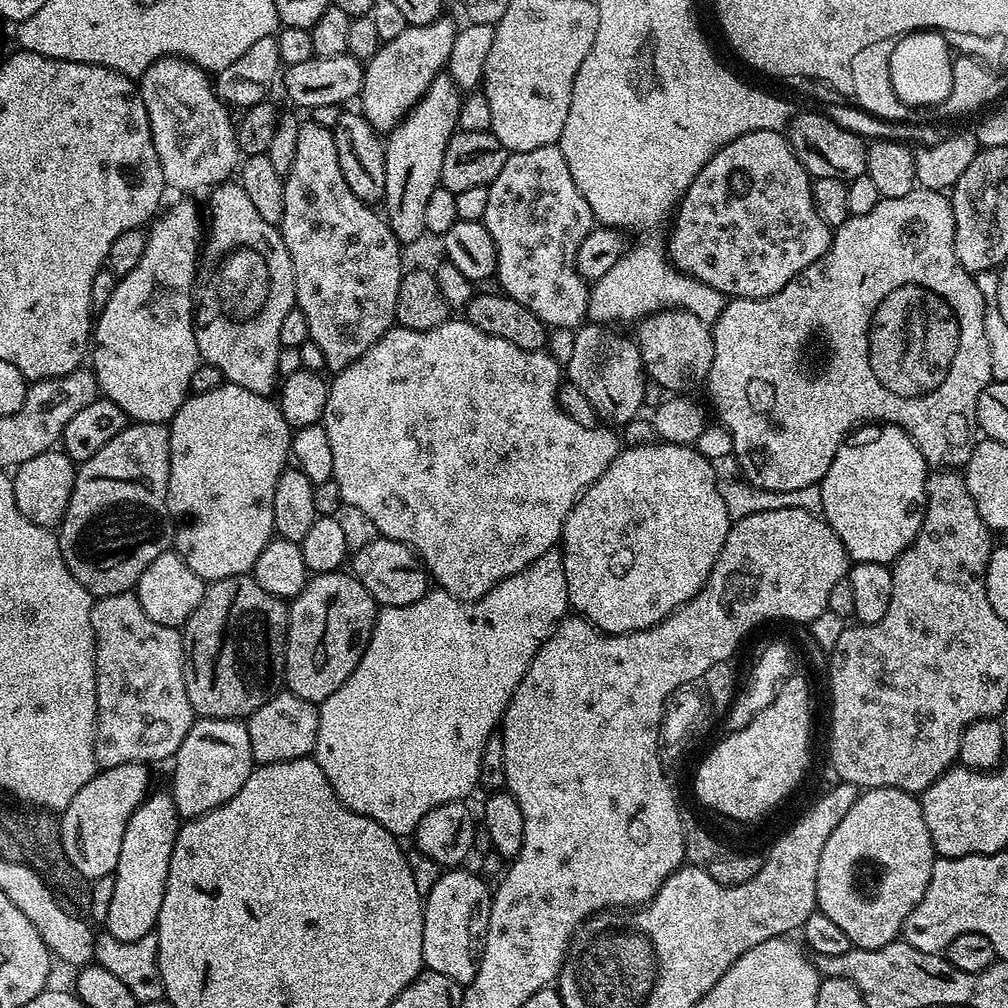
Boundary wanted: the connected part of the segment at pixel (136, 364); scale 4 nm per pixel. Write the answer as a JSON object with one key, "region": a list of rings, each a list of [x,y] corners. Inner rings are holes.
{"region":[[[180,198],[180,201],[173,208],[165,207],[151,221],[150,227],[147,229],[148,237],[146,238],[146,246],[142,250],[142,258],[138,258],[138,266],[134,266],[134,270],[130,270],[130,274],[117,279],[114,294],[110,294],[110,302],[106,302],[106,306],[99,309],[94,320],[94,347],[90,352],[90,364],[92,360],[90,371],[96,377],[97,389],[102,393],[103,399],[122,406],[122,410],[128,415],[129,421],[137,424],[168,424],[173,414],[188,399],[190,395],[190,374],[194,374],[194,370],[202,363],[200,351],[196,345],[196,329],[194,327],[194,285],[198,279],[196,259],[201,259],[202,256],[202,212],[201,209],[199,212],[188,200],[191,199]]]}

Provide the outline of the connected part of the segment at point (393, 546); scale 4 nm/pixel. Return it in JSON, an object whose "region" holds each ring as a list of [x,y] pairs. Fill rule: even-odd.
{"region":[[[377,535],[376,539],[366,542],[366,546],[351,553],[350,572],[358,582],[362,582],[362,586],[366,586],[377,605],[386,608],[410,606],[410,602],[418,602],[418,598],[430,591],[430,577],[423,560],[402,542],[382,535]]]}

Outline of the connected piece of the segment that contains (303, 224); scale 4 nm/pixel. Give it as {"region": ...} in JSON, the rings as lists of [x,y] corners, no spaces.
{"region":[[[301,123],[298,130],[298,151],[294,153],[294,166],[290,166],[290,170],[284,176],[284,213],[278,227],[280,237],[286,242],[286,250],[290,254],[290,262],[294,270],[296,307],[302,310],[302,314],[306,314],[306,318],[310,322],[308,338],[318,342],[318,347],[321,348],[324,355],[325,369],[332,374],[341,372],[346,366],[354,363],[362,354],[366,354],[366,350],[370,350],[370,346],[378,343],[388,332],[388,329],[393,327],[396,319],[398,286],[402,275],[402,267],[400,268],[402,245],[390,230],[387,219],[382,218],[381,213],[379,211],[376,213],[376,211],[377,209],[373,205],[363,204],[358,198],[358,194],[354,194],[354,190],[350,190],[350,186],[346,186],[346,178],[342,178],[342,166],[338,166],[338,149],[334,146],[332,130],[321,124]]]}

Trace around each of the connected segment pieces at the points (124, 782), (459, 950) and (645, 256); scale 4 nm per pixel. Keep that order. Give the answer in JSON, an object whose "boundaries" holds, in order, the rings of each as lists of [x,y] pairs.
{"boundaries":[[[[123,764],[97,771],[63,808],[59,821],[66,858],[70,858],[74,870],[78,870],[85,880],[91,882],[113,875],[127,823],[150,792],[148,771],[147,764]]],[[[448,870],[434,882],[434,890],[423,897],[424,929],[422,954],[429,972],[446,974],[456,984],[467,986],[480,965],[486,930],[490,922],[493,889],[480,876],[464,870]]],[[[636,244],[602,278],[598,278],[588,294],[589,321],[605,326],[635,325],[647,316],[669,308],[689,311],[698,318],[714,322],[722,314],[726,297],[718,290],[706,286],[687,272],[679,272],[668,259],[665,249],[656,244]]]]}

